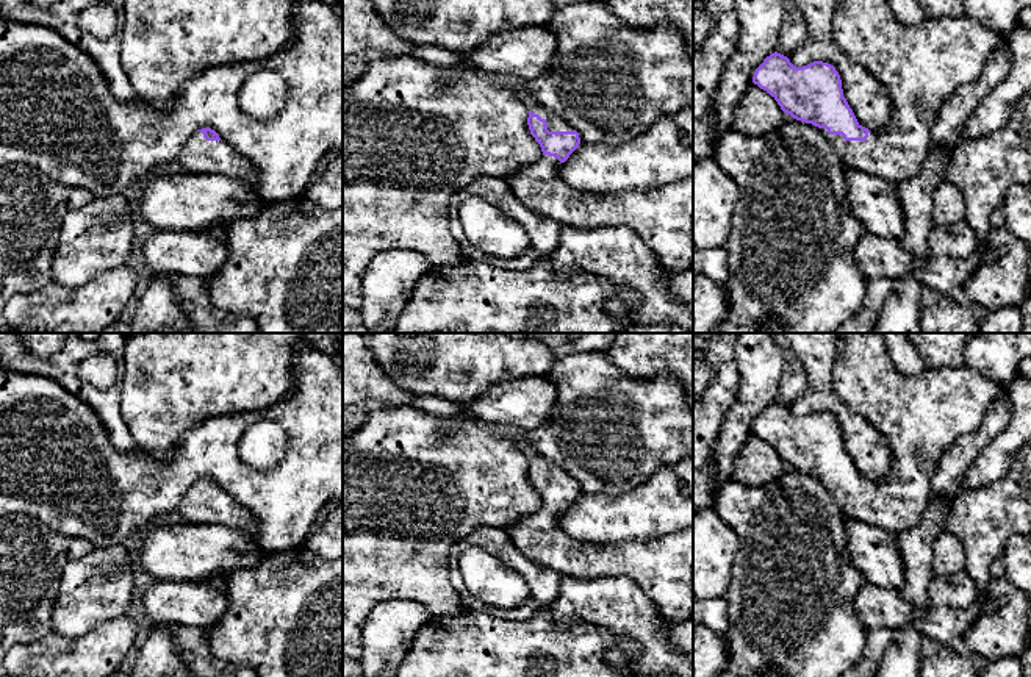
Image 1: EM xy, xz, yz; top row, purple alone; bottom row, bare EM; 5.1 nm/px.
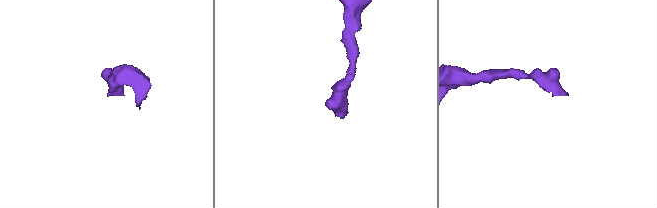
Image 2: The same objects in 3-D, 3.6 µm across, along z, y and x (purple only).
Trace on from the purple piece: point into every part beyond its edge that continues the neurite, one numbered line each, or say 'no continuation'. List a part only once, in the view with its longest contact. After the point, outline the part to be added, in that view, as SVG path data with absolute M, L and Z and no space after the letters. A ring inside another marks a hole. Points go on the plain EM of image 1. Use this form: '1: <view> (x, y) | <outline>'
1: yz (920, 416) | M837 333L837 339L832 386L851 410L867 417L887 439L892 450L892 466L890 474L884 480L870 480L865 491L845 491L842 485L829 485L826 478L821 478L821 483L846 519L876 525L893 535L912 530L921 522L932 497L932 475L942 455L961 436L975 432L981 425L986 413L998 399L1001 385L968 366L925 369L918 375L906 377L893 367L884 333Z

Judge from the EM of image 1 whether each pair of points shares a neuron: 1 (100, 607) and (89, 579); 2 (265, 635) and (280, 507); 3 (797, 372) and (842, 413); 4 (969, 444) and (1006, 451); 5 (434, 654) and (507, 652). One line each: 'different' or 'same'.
1: same
2: different
3: different
4: different
5: same

